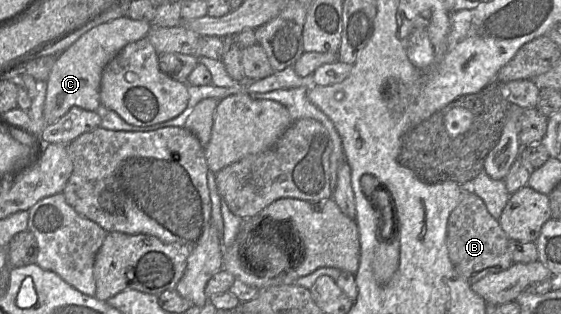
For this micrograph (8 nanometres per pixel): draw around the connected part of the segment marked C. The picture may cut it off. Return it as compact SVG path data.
M120 17L92 28L58 56L47 80L43 110L46 123L55 123L74 106L97 111L101 104L100 84L104 68L127 44L147 37L150 27L150 22Z

